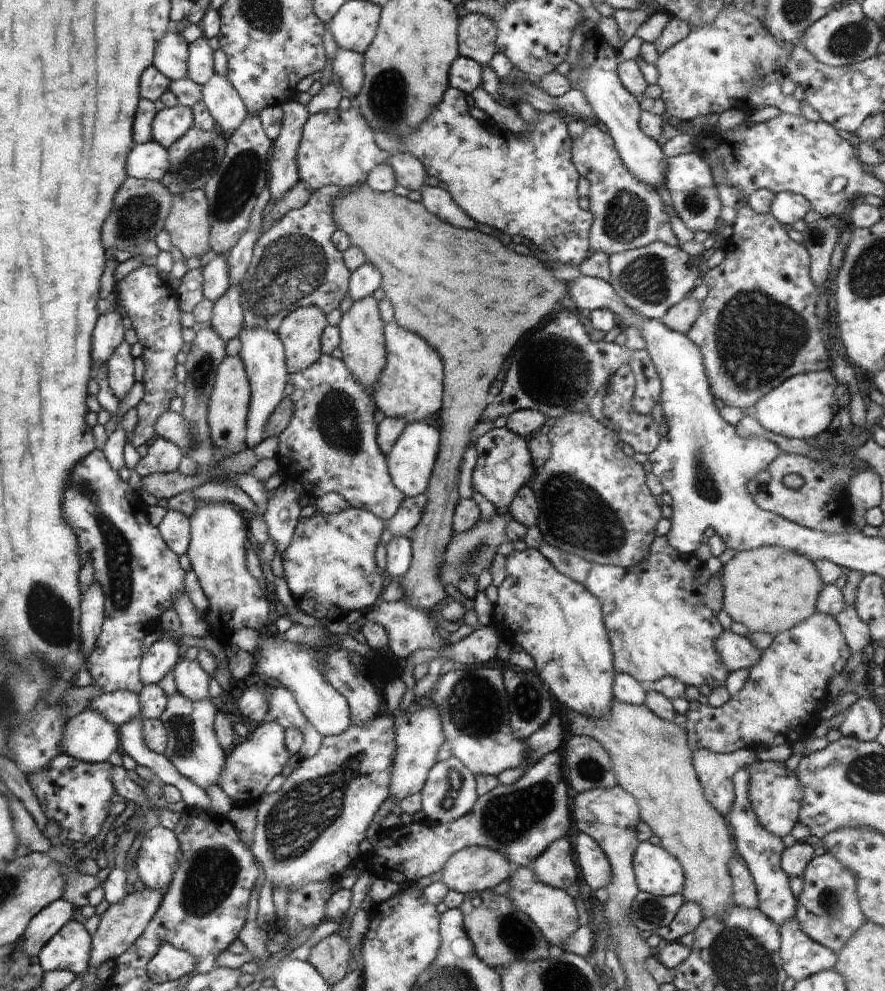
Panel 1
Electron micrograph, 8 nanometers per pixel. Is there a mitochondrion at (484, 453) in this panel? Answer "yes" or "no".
no

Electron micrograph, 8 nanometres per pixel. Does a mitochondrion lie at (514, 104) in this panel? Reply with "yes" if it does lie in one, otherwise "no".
no

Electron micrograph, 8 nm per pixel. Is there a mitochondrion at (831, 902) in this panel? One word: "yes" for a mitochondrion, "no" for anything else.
yes

